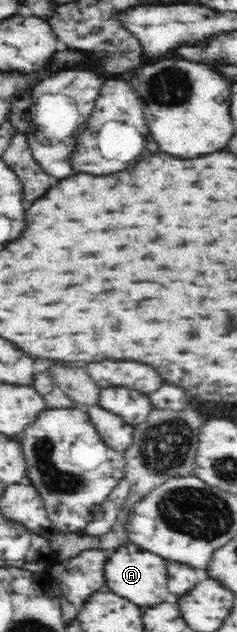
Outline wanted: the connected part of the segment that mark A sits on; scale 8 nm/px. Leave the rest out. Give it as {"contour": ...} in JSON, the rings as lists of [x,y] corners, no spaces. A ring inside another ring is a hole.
{"contour":[[[128,542],[122,548],[117,548],[116,552],[111,552],[108,568],[104,568],[104,571],[108,578],[108,586],[116,594],[120,594],[140,606],[154,606],[158,602],[176,602],[176,600],[170,600],[172,594],[168,590],[166,560],[156,556],[154,552],[142,550],[134,542]]]}

